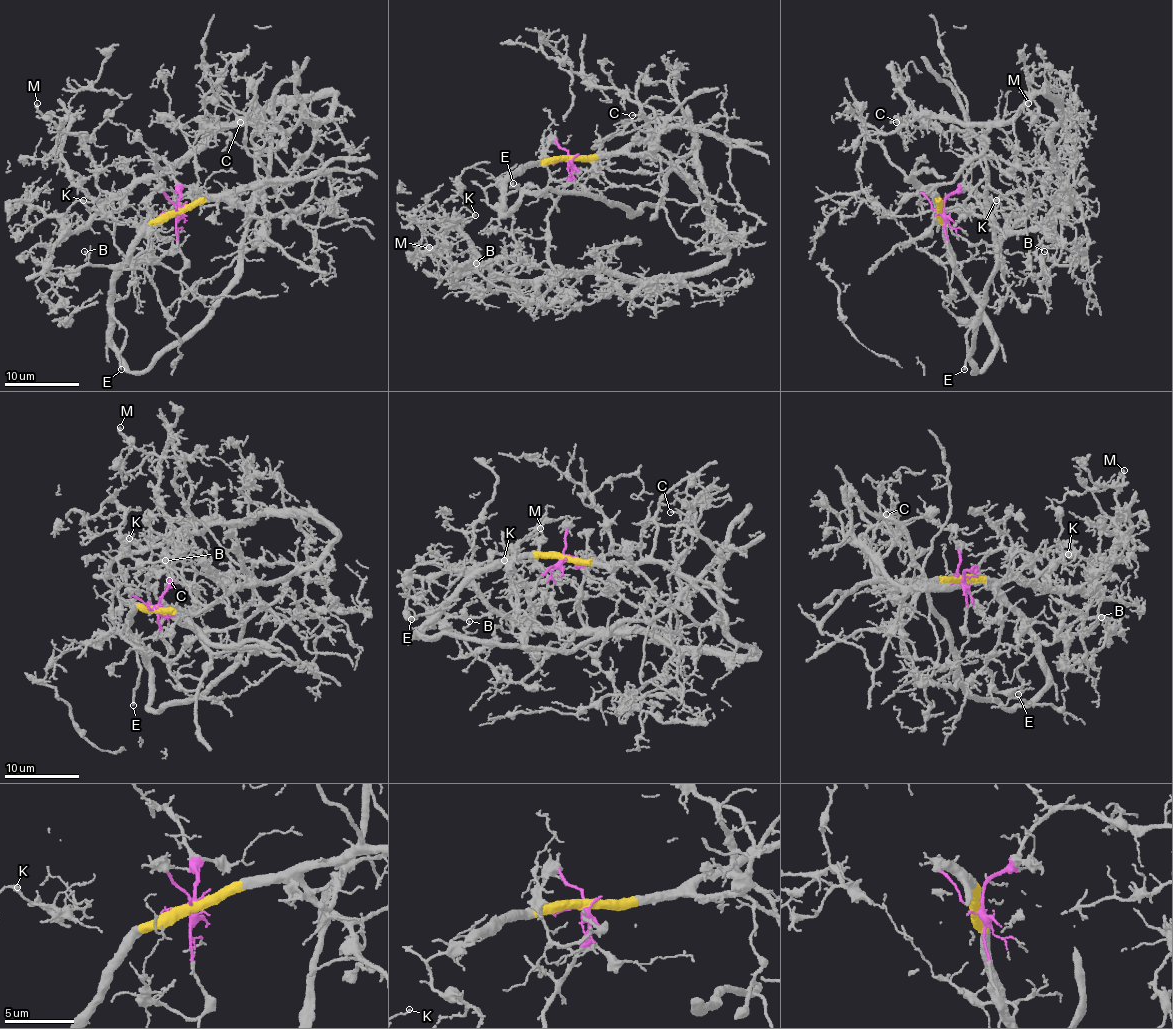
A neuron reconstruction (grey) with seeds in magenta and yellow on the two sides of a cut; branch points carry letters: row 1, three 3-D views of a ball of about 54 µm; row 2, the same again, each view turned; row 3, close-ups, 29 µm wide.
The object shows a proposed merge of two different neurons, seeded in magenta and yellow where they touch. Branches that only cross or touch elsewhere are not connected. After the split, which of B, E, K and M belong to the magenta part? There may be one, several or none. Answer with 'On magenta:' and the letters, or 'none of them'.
On magenta: B, K, M

